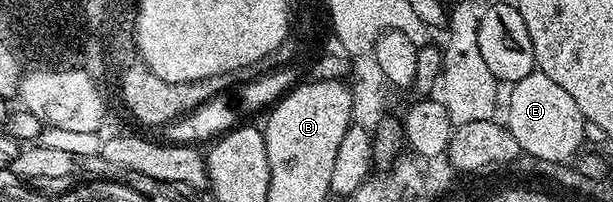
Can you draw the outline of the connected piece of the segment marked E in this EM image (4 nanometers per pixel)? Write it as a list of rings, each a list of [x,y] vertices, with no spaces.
[[[535,70],[511,85],[508,112],[504,124],[518,144],[519,151],[548,163],[567,163],[585,143],[585,118],[579,105],[560,84],[549,79],[546,73]]]

